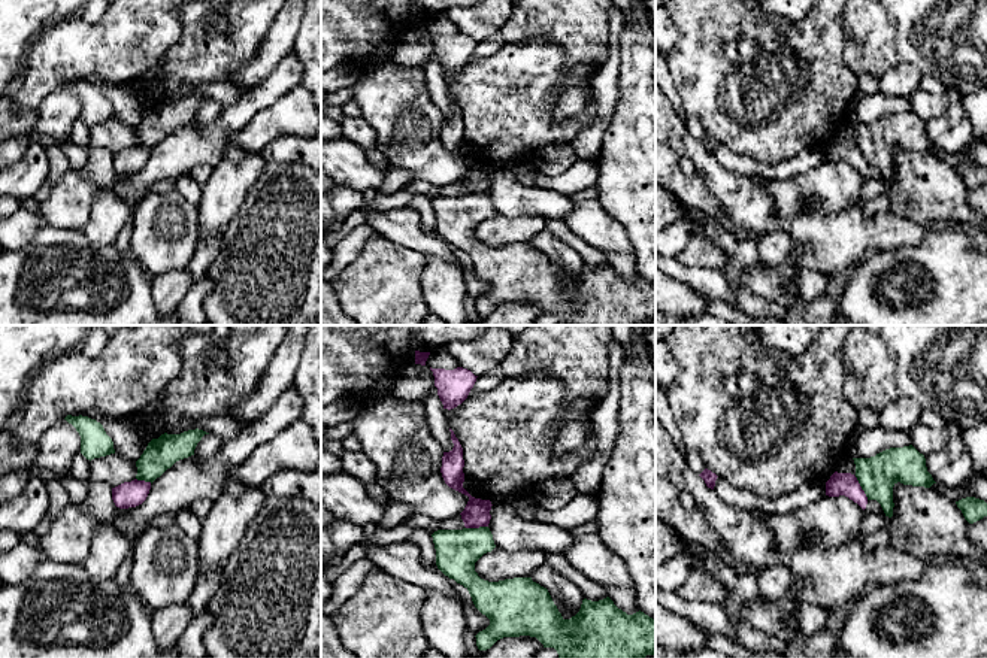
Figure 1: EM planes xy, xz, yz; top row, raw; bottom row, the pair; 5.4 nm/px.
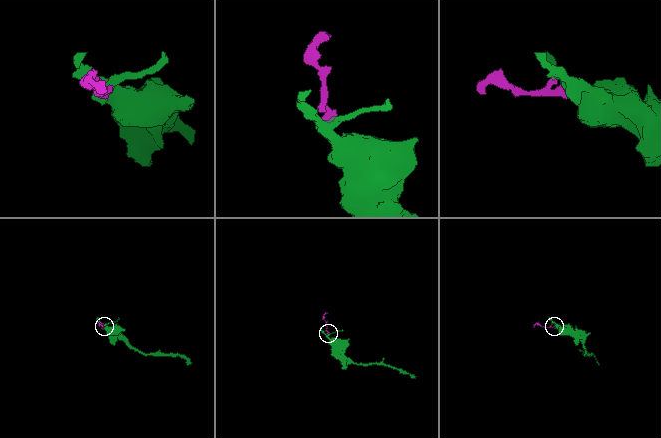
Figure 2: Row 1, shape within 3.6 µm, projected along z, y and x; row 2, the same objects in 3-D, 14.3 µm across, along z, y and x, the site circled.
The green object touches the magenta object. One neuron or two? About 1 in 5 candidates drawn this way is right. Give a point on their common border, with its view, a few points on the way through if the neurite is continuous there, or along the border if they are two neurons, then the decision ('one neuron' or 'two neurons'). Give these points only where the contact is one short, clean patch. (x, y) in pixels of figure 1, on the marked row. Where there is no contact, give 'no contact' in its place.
contact yz (862, 488); border yz (854, 476), (868, 499); two neurons

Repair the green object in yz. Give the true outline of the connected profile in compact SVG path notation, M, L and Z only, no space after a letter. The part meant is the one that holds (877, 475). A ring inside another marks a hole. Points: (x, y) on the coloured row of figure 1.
M912 445L890 448L871 458L853 458L856 477L868 500L877 500L885 516L893 516L893 486L903 485L930 488L936 483L927 471L926 458Z

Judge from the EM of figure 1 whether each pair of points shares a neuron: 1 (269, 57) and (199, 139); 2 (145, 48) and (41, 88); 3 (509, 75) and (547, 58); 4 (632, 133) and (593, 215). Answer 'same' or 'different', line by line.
1: different
2: same
3: same
4: different

